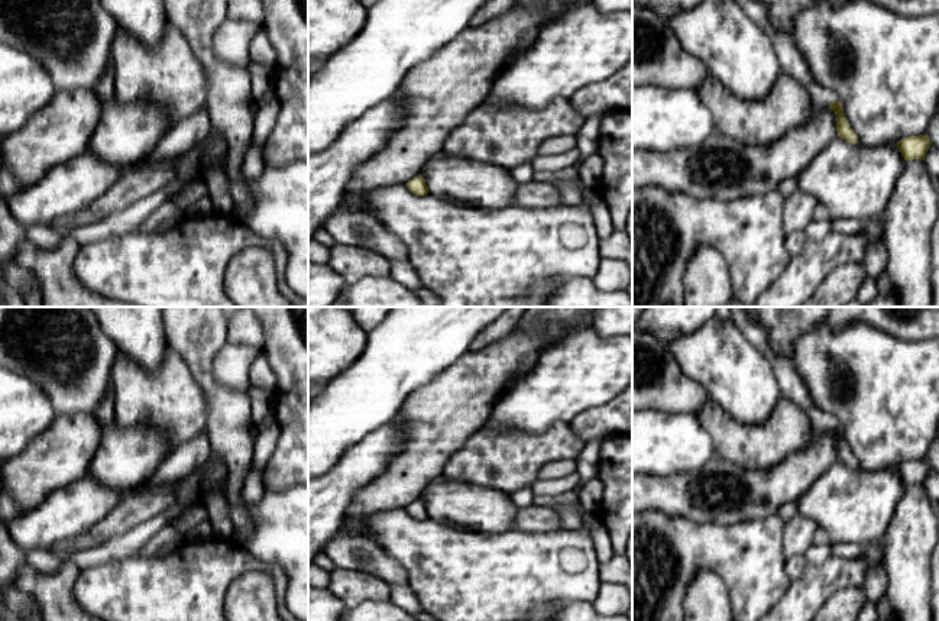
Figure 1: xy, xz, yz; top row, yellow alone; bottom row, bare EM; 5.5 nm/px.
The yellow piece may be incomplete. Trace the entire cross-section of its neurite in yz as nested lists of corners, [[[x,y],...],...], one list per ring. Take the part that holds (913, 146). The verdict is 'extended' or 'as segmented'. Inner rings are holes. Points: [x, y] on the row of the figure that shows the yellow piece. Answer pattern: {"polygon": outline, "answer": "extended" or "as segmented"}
{"polygon": [[[927,135],[909,136],[897,142],[897,148],[906,161],[920,159],[925,161],[925,155],[930,146]]], "answer": "as segmented"}

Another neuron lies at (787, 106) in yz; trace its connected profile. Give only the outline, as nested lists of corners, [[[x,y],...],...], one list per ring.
[[[784,72],[764,98],[754,101],[738,98],[710,75],[696,88],[696,93],[712,113],[716,132],[745,145],[768,145],[803,126],[815,110],[809,91]]]

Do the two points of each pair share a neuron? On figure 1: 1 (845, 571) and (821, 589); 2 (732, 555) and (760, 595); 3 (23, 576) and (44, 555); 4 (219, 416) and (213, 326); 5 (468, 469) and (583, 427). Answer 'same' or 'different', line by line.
1: same
2: same
3: different
4: same
5: different

